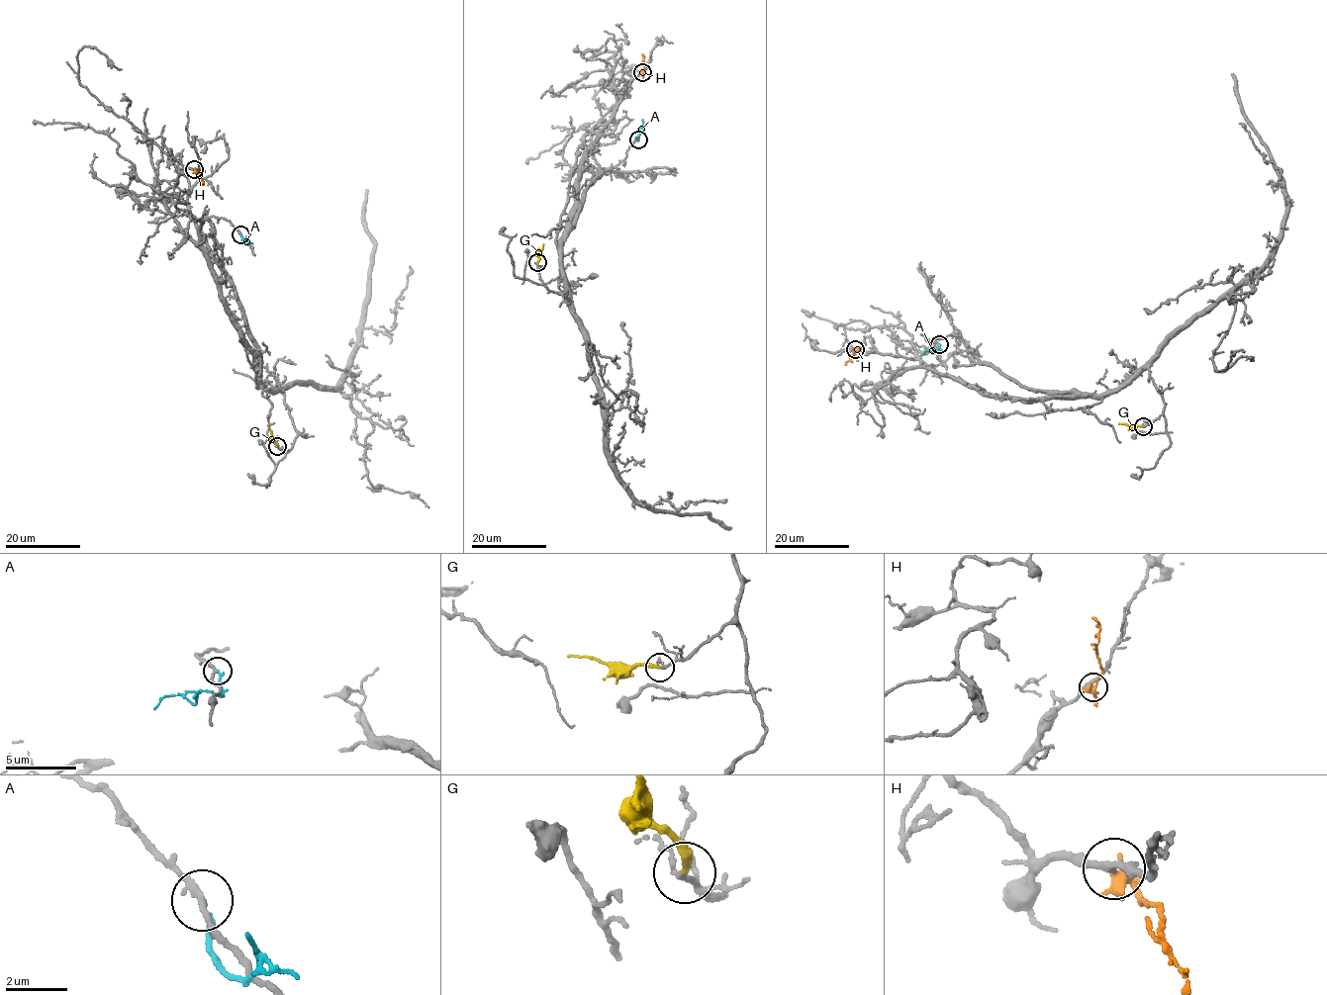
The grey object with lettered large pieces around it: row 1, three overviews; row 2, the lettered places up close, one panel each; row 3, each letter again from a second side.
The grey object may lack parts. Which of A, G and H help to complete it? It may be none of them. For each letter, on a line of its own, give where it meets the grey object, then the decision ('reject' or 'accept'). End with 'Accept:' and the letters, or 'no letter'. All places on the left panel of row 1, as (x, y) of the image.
A: meets grey at (240, 234); reject
G: meets grey at (277, 446); accept
H: meets grey at (194, 169); reject
Accept: G

